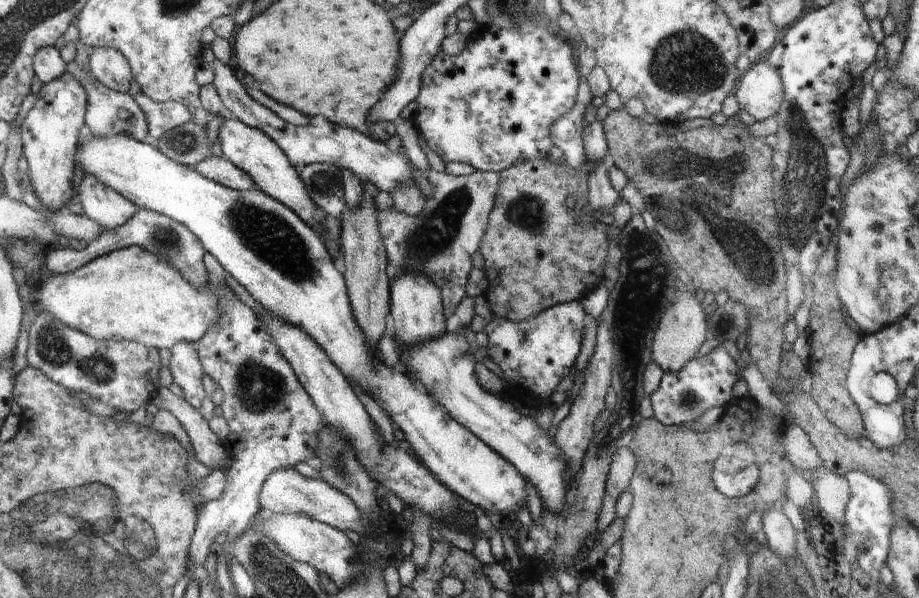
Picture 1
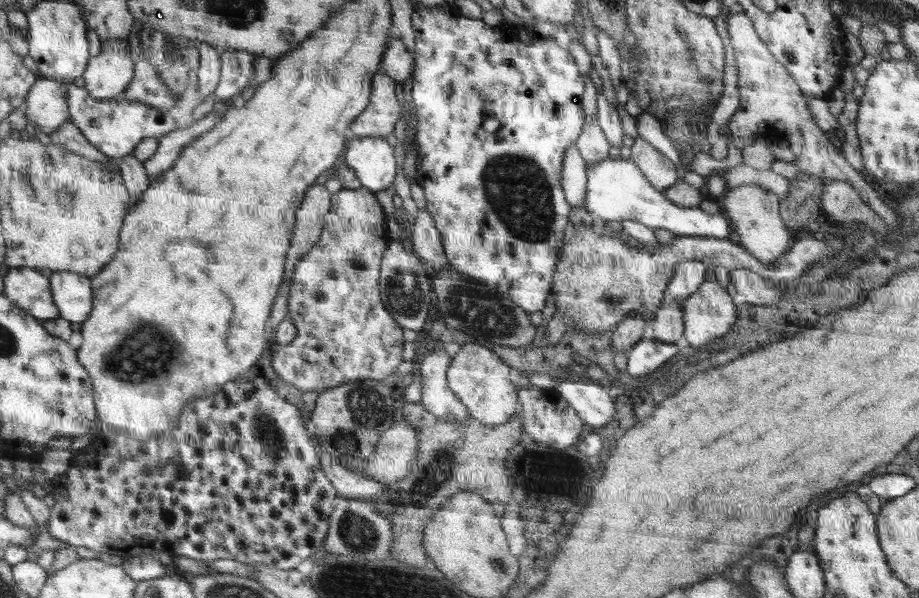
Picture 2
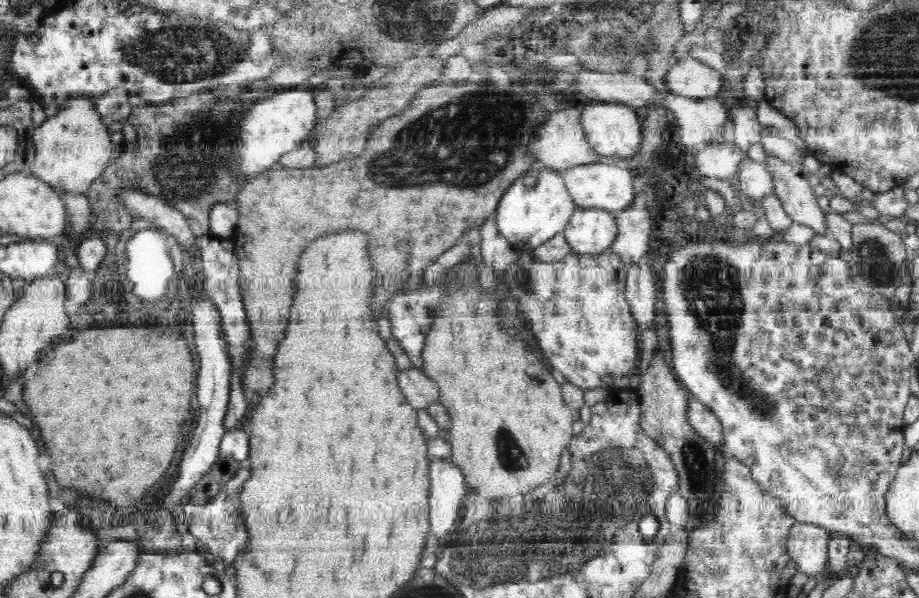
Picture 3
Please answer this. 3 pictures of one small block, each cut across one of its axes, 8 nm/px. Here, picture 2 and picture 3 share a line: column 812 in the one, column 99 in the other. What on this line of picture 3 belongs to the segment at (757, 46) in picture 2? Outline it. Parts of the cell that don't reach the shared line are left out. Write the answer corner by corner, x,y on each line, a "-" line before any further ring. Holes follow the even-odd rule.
70,94
66,106
34,129
34,164
30,175
47,182
58,192
85,193
110,163
114,147
108,127
95,109
96,97

